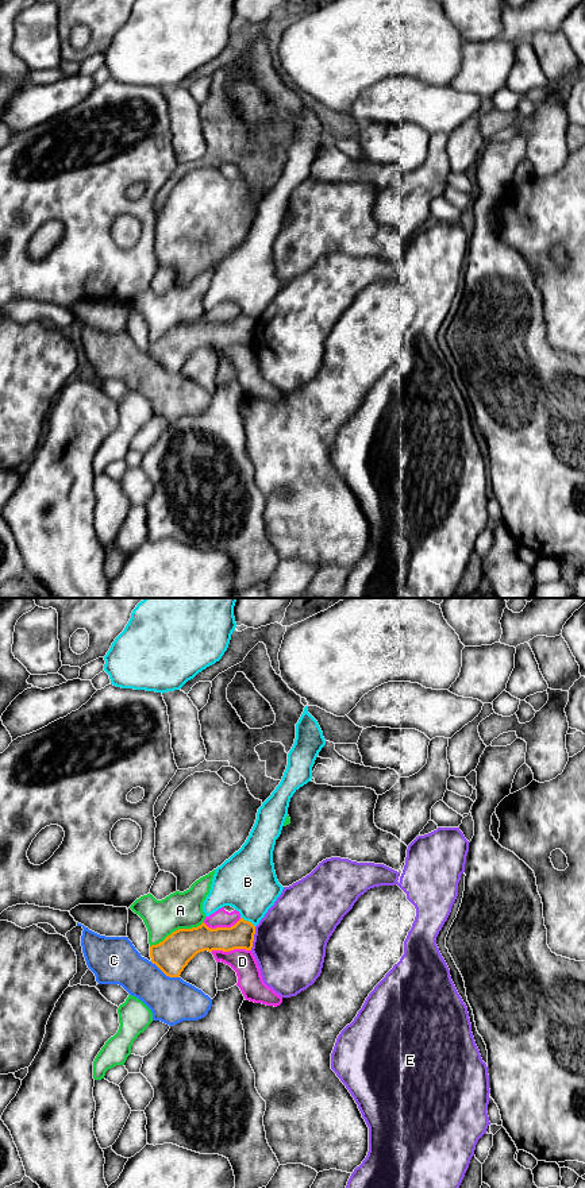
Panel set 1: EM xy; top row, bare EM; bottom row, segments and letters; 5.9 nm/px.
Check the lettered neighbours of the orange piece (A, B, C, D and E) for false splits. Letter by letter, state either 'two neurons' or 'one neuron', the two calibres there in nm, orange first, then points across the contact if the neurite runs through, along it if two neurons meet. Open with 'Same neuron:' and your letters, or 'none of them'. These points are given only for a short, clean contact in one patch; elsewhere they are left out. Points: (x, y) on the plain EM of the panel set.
Same neuron: none of them
A: two neurons | 200/220 nm
B: two neurons | 160/340 nm
C: two neurons | 200/280 nm
D: two neurons | 160/150 nm
E: two neurons | 160/440 nm

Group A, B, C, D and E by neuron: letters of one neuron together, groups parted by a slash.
A / B / C / D / E

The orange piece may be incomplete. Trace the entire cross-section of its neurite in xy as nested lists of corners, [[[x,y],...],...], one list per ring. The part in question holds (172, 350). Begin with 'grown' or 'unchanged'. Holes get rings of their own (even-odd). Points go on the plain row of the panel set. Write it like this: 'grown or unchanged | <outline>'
unchanged | [[[240,313],[231,323],[211,324],[204,317],[192,324],[178,324],[162,338],[150,342],[151,358],[166,371],[180,373],[188,358],[200,347],[234,344],[251,346],[255,321]]]

